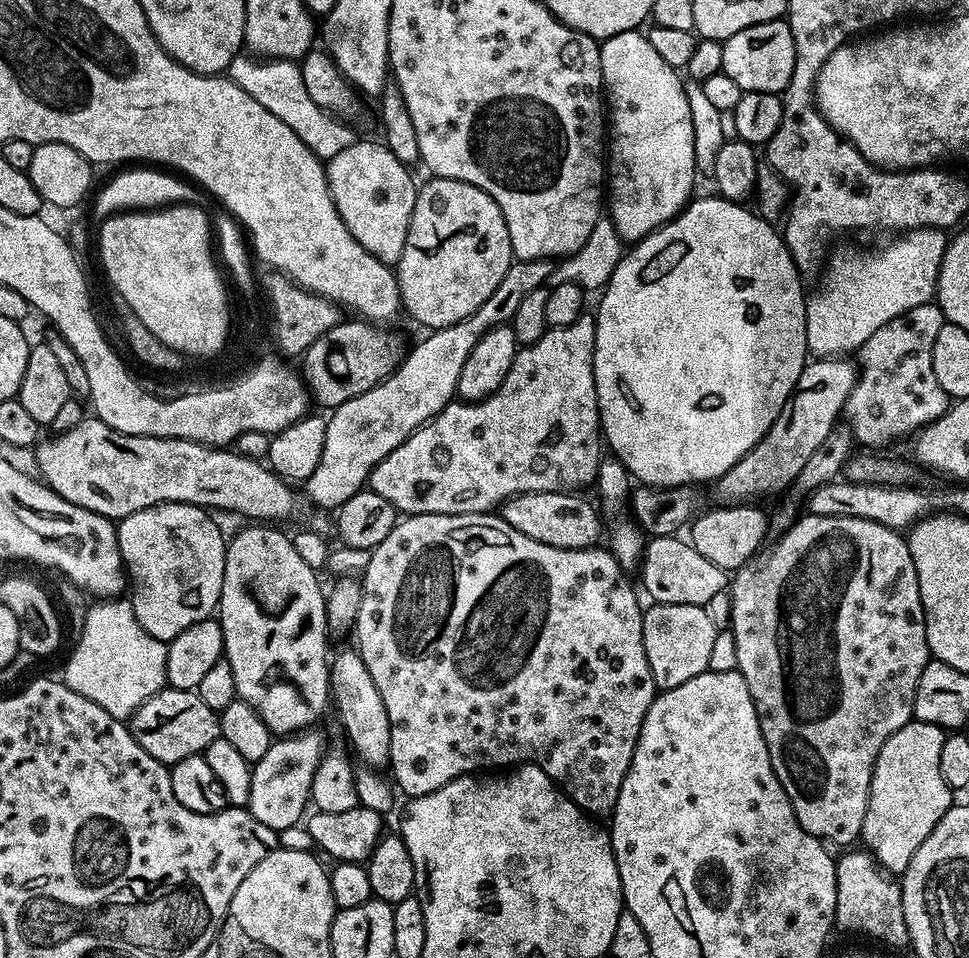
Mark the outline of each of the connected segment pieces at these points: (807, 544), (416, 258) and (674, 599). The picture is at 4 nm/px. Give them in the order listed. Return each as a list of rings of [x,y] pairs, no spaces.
[[[804,514],[785,532],[779,533],[778,539],[780,541],[769,552],[761,551],[759,555],[749,560],[745,567],[735,569],[733,576],[736,577],[733,580],[731,577],[732,640],[736,643],[735,667],[742,674],[742,678],[746,678],[750,698],[756,704],[762,738],[766,738],[766,750],[770,750],[770,766],[774,766],[774,774],[786,790],[786,798],[790,798],[790,806],[794,806],[798,822],[811,836],[816,836],[819,840],[825,842],[833,840],[836,844],[844,844],[840,846],[848,846],[851,845],[848,843],[852,839],[855,841],[859,837],[862,822],[866,818],[872,771],[878,754],[886,738],[890,738],[890,734],[894,734],[913,719],[912,703],[918,678],[922,678],[922,670],[930,659],[924,625],[924,607],[918,590],[918,574],[914,570],[914,558],[910,558],[907,539],[897,529],[887,528],[878,522],[870,522],[866,518]]]
[[[437,176],[429,181],[429,184],[419,185],[406,234],[406,246],[394,271],[403,311],[409,312],[424,330],[435,330],[470,319],[478,306],[482,306],[482,302],[486,302],[494,290],[498,290],[498,282],[506,278],[506,270],[510,270],[514,257],[510,230],[506,230],[506,218],[502,218],[502,210],[498,210],[498,202],[494,202],[490,194],[461,180]]]
[[[673,534],[670,536],[654,536],[651,537],[644,545],[644,559],[641,560],[640,566],[638,569],[638,577],[640,576],[640,580],[644,583],[644,588],[648,591],[649,601],[658,603],[658,604],[699,604],[701,606],[711,605],[711,600],[715,598],[716,595],[719,594],[720,591],[725,591],[726,588],[726,572],[725,569],[719,568],[718,566],[714,566],[714,562],[709,562],[707,558],[702,558],[702,554],[698,554],[698,550],[694,550],[691,546],[691,543],[687,539],[679,540],[681,537],[679,535]]]

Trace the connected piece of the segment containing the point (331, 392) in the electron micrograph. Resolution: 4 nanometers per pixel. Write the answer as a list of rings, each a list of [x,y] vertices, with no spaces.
[[[352,318],[352,321],[341,322],[333,326],[322,338],[315,340],[302,357],[302,375],[304,383],[308,385],[308,390],[313,401],[316,400],[325,410],[336,408],[339,404],[350,402],[350,398],[358,398],[358,394],[366,394],[374,386],[378,386],[387,376],[392,375],[397,366],[402,362],[405,355],[405,345],[400,345],[400,340],[396,336],[391,336],[387,332],[387,327],[377,326],[372,322],[363,322],[358,318]]]

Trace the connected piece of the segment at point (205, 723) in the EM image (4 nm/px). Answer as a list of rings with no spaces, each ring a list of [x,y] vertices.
[[[165,686],[158,694],[142,702],[140,709],[130,718],[130,727],[133,738],[140,743],[142,750],[158,758],[158,762],[169,766],[182,762],[182,758],[203,754],[210,746],[210,742],[214,742],[221,735],[220,718],[217,712],[210,710],[210,706],[206,706],[206,702],[202,702],[202,698],[197,696],[195,691],[171,686]]]

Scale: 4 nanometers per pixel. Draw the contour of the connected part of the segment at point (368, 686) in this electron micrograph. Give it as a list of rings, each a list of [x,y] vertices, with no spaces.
[[[348,646],[345,652],[331,657],[328,669],[328,687],[330,704],[336,707],[336,716],[352,743],[351,751],[364,759],[363,763],[373,770],[384,770],[389,767],[390,758],[390,718],[386,718],[386,706],[382,706],[382,694],[370,678],[370,670],[362,662],[360,653],[355,647]]]

